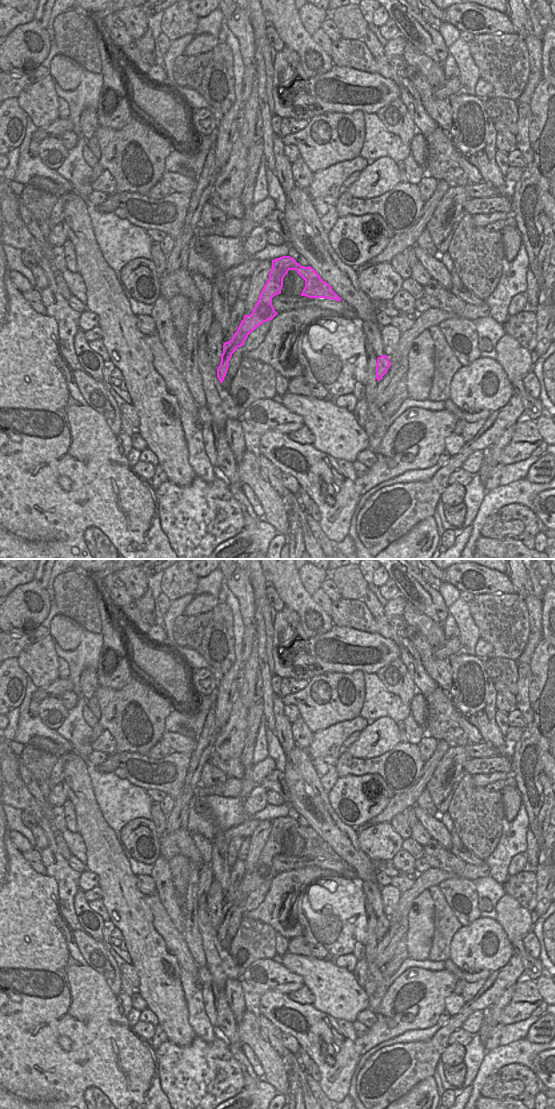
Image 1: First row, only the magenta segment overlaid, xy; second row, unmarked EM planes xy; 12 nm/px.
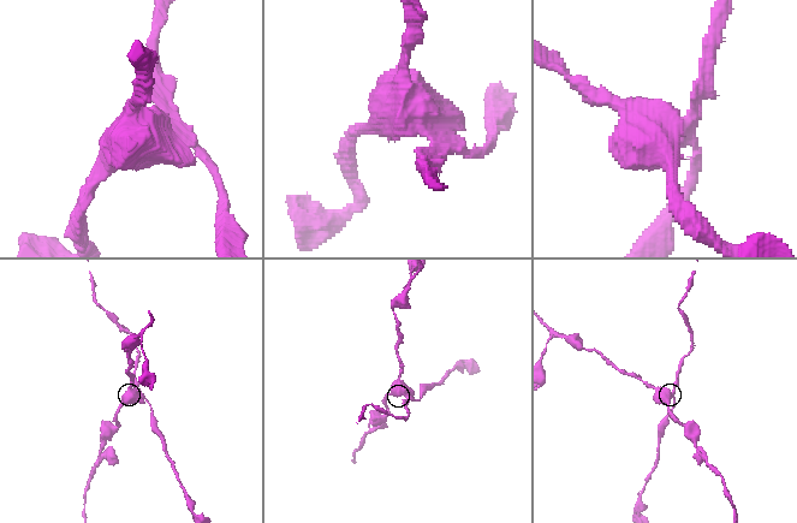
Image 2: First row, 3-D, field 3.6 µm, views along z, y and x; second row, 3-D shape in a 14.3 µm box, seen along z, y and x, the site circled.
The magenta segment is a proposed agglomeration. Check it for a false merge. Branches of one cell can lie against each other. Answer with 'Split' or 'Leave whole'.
Split.

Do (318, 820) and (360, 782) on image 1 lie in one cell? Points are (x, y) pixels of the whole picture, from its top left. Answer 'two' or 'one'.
two

